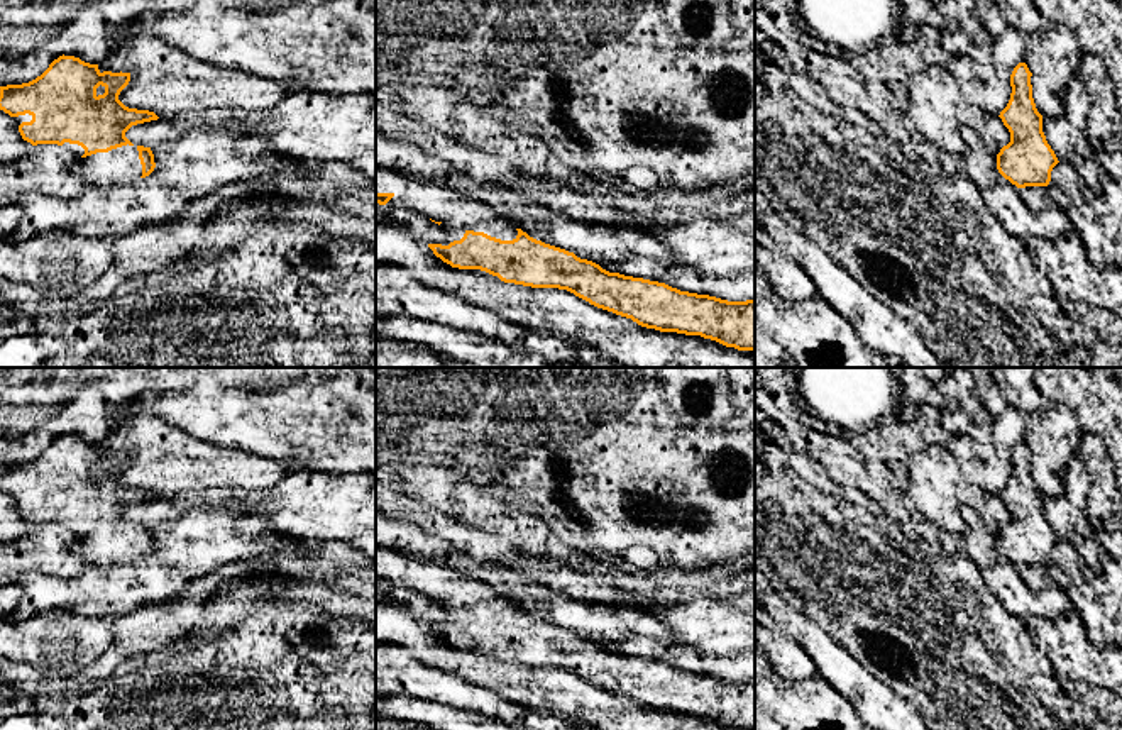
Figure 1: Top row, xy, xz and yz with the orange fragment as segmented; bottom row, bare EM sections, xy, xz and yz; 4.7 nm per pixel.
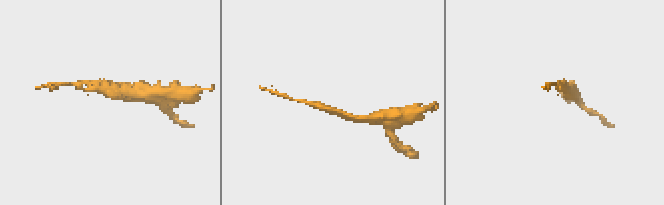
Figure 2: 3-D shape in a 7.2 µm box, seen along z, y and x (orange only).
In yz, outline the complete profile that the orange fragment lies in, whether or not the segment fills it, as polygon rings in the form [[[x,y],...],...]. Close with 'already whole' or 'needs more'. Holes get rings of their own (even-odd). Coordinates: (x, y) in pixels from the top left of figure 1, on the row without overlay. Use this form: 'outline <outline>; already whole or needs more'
outline [[[1019,442],[1010,454],[1010,479],[1000,491],[1010,522],[997,534],[997,549],[1017,567],[1048,566],[1059,542],[1042,512],[1042,495],[1032,478],[1032,452]]]; already whole

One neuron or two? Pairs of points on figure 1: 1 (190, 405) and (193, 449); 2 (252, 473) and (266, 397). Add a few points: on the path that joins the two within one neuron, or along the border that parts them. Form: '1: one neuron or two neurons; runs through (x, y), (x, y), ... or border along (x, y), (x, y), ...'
1: two neurons; border along (186, 432), (225, 447)
2: two neurons; border along (247, 453), (256, 456)

